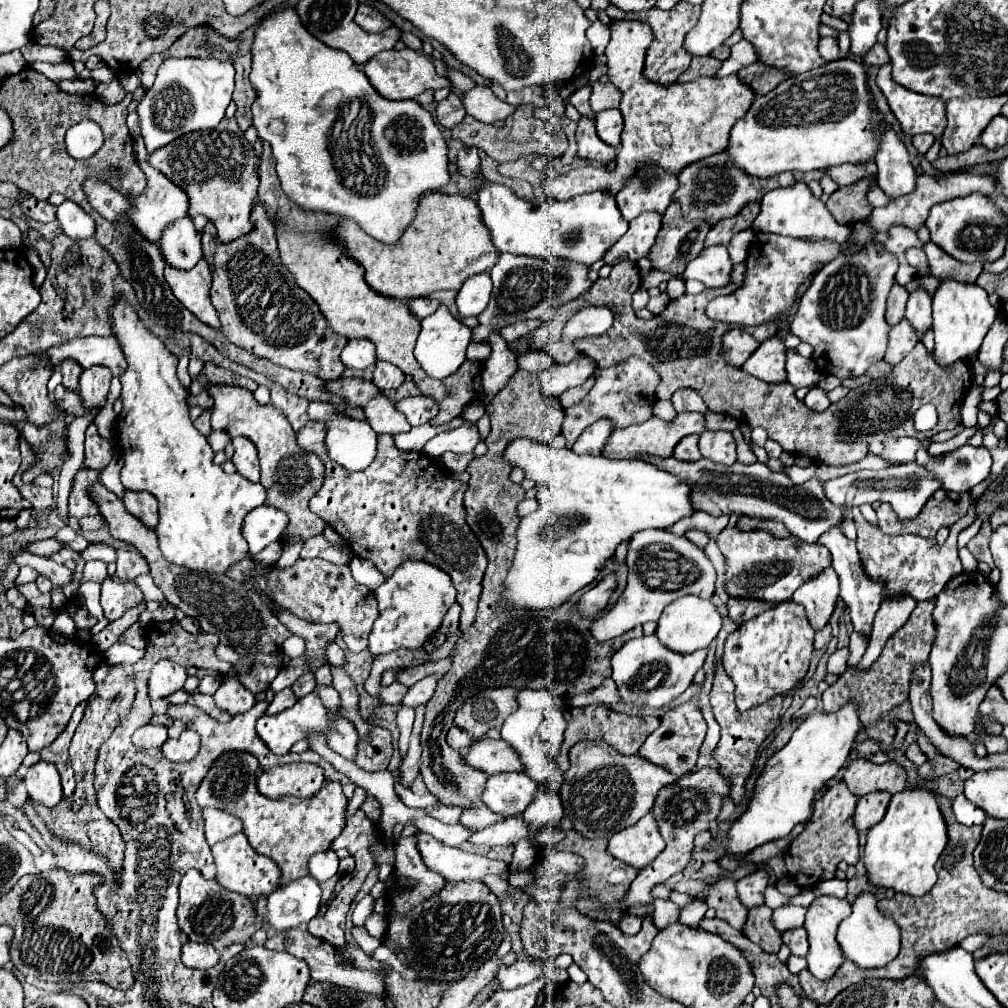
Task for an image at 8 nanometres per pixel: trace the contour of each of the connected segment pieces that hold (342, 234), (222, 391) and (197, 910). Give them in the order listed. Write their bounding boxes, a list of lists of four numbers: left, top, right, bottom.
[[338,193,498,299],[208,385,326,539],[178,869,264,951]]

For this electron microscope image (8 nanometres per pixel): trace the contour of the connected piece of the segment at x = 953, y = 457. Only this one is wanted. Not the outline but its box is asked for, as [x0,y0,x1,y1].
[916,445,993,493]

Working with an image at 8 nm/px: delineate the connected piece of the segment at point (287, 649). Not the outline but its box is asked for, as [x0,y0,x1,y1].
[282,635,304,659]

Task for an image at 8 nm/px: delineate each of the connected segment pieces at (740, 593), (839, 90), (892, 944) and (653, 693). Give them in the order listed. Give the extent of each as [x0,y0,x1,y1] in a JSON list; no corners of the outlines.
[[718,527,830,601],[730,59,880,177],[836,891,900,969],[612,635,706,707]]

